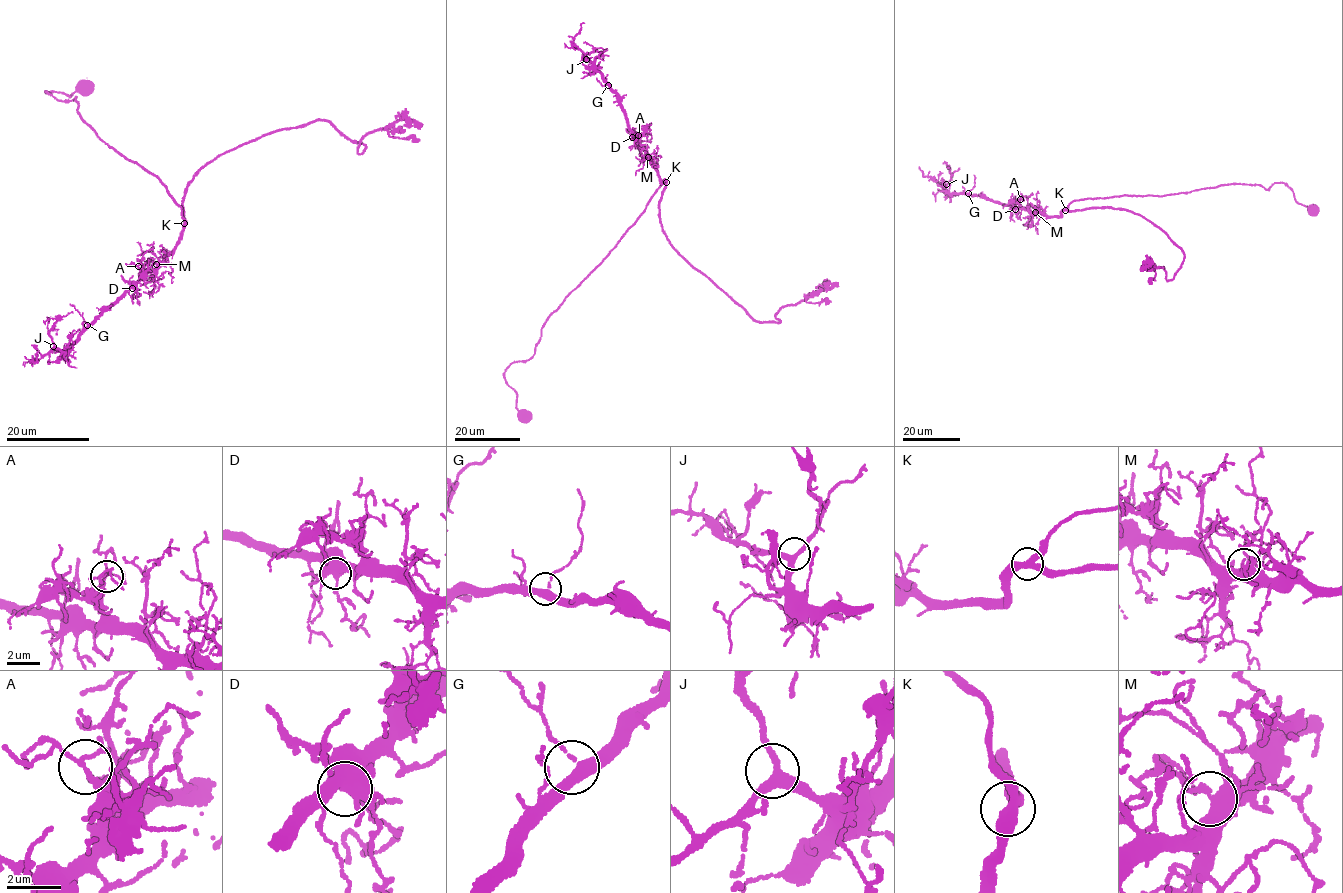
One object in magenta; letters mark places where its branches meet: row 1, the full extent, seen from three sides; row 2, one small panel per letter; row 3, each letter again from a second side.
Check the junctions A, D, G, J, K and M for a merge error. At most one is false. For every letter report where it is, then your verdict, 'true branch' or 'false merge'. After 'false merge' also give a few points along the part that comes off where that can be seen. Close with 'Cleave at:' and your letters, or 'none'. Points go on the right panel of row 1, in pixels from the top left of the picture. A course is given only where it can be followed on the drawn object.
A: place (1020, 199); true branch
D: place (1015, 209); true branch
G: place (968, 193); true branch
J: place (946, 184); true branch
K: place (1065, 210); true branch
M: place (1035, 212); true branch
Cleave at: none

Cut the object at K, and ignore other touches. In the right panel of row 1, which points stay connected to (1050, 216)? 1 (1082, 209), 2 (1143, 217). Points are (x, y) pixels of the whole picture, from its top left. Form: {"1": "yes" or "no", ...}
{"1": "yes", "2": "yes"}

